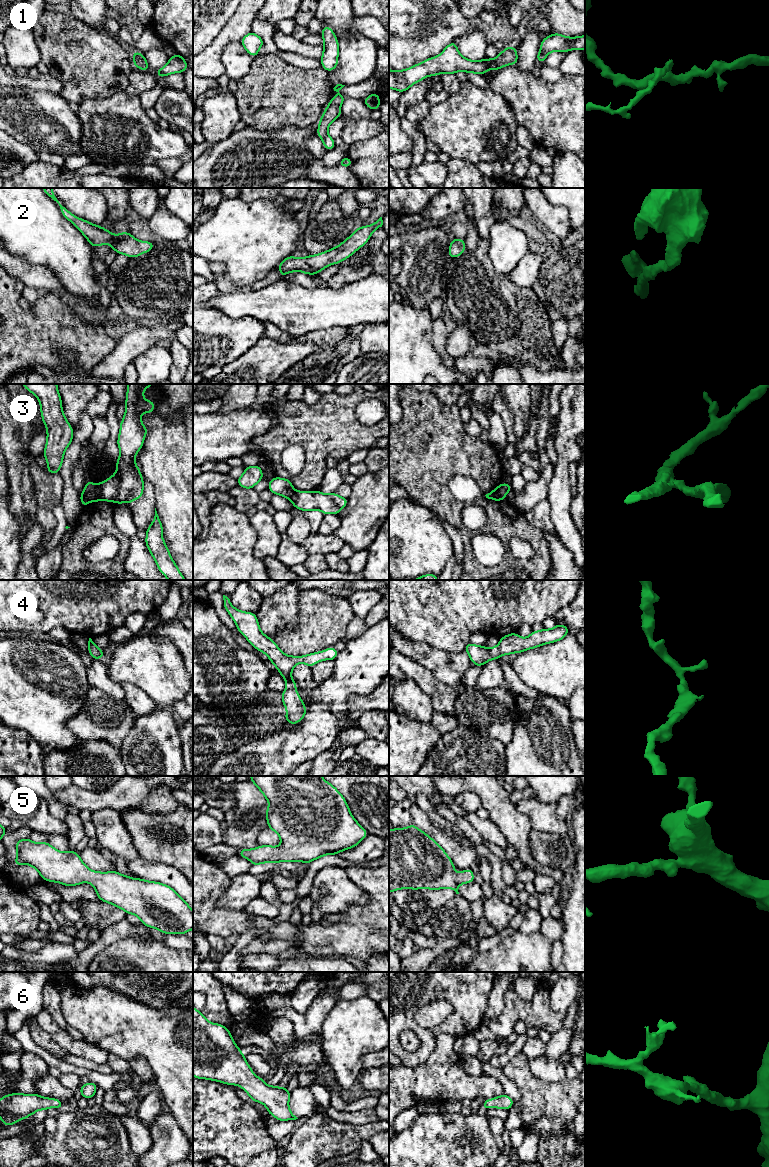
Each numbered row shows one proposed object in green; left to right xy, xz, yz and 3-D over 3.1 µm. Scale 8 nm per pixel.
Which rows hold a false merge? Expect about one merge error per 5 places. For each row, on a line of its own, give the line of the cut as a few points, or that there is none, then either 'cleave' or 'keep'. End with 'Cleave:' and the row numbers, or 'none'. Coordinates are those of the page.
1: no cut | keep
2: no cut | keep
3: xy (95, 485), (98, 500) | cleave
4: no cut | keep
5: no cut | keep
6: no cut | keep
Cleave: 3

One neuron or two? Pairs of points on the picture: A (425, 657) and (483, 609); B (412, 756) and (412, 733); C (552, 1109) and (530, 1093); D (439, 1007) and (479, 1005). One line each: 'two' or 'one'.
A: two
B: one
C: one
D: two

